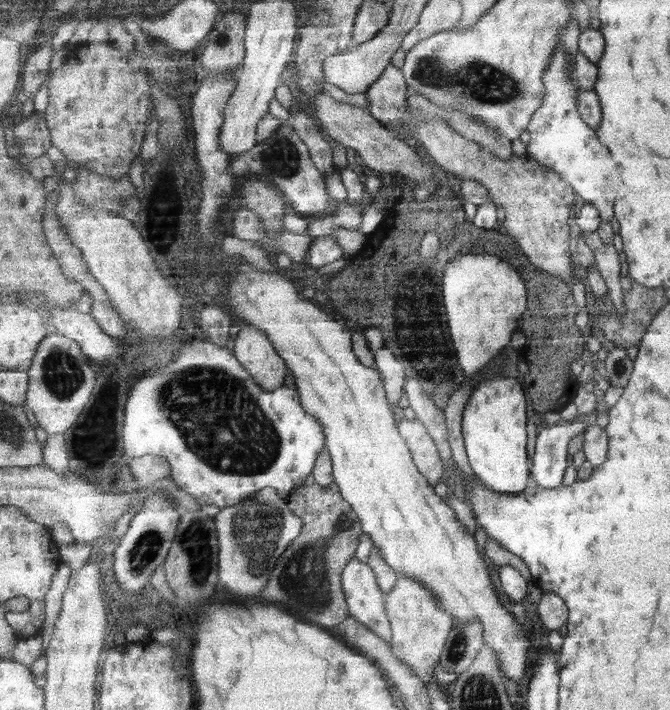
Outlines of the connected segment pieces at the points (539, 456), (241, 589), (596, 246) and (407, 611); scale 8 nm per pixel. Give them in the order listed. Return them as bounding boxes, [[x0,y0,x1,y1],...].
[[532,420,587,488],[215,487,303,596],[580,232,626,316],[385,573,453,682]]

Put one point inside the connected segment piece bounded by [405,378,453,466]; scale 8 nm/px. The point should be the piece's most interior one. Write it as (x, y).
(435, 420)

